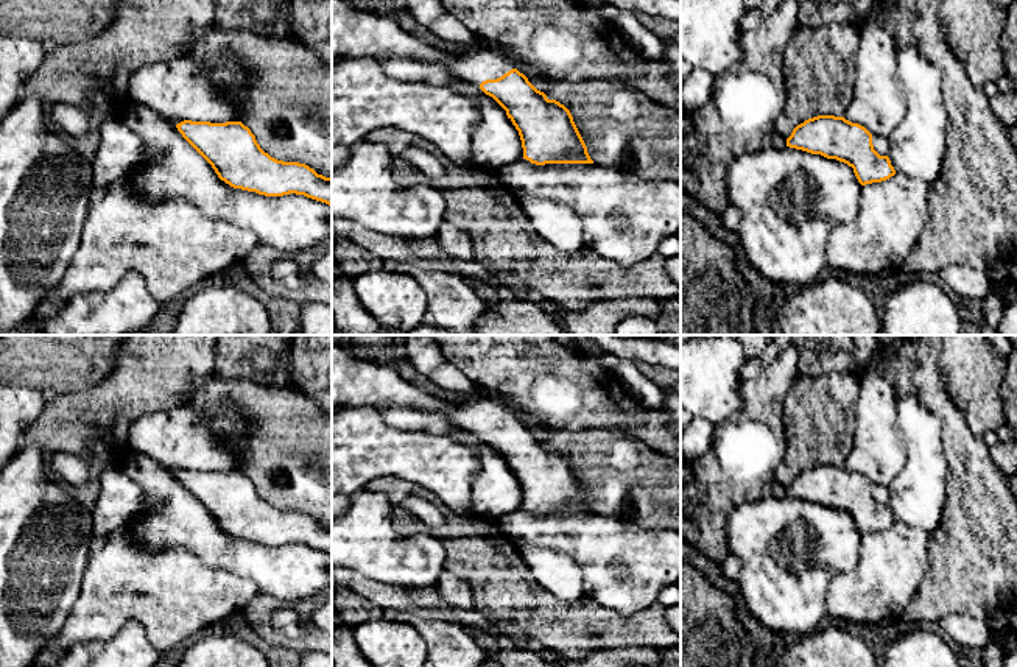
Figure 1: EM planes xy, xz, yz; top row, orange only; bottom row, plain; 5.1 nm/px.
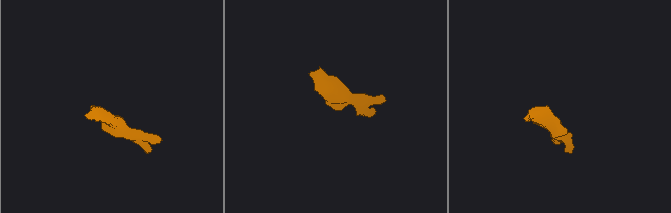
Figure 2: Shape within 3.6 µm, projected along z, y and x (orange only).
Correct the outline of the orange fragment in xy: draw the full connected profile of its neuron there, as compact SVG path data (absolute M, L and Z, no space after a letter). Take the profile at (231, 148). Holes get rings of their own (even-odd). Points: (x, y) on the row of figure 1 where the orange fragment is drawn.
M184 120L176 128L230 187L265 196L296 193L332 207L332 178L305 164L271 157L241 122Z

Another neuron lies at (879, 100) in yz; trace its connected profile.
M880 12L861 28L853 65L852 100L843 117L888 139L906 114L906 90L897 76L894 39Z

